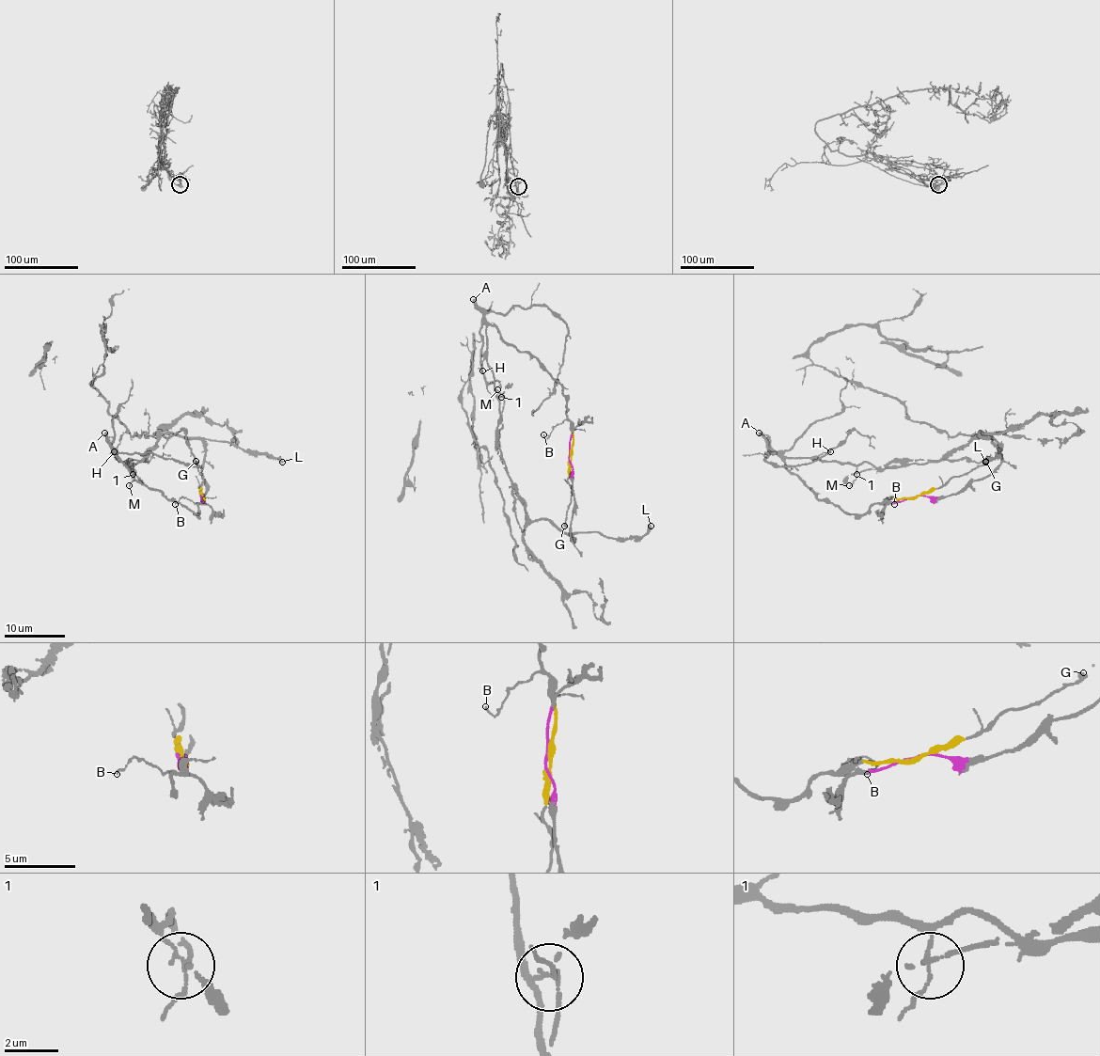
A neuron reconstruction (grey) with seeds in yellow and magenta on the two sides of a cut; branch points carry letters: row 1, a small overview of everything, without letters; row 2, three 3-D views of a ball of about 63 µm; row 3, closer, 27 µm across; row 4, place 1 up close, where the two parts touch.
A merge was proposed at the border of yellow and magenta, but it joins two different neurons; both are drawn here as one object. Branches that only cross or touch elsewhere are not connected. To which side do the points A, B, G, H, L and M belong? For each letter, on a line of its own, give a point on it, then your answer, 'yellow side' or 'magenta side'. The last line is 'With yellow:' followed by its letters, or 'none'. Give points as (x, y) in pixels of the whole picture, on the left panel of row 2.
A: at (104, 433); yellow side
B: at (175, 504); yellow side
G: at (196, 461); yellow side
H: at (114, 451); yellow side
L: at (282, 462); magenta side
M: at (129, 485); yellow side
With yellow: A, B, G, H, M

